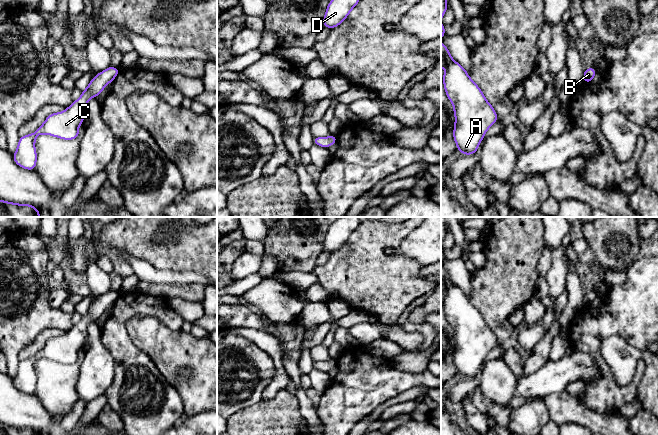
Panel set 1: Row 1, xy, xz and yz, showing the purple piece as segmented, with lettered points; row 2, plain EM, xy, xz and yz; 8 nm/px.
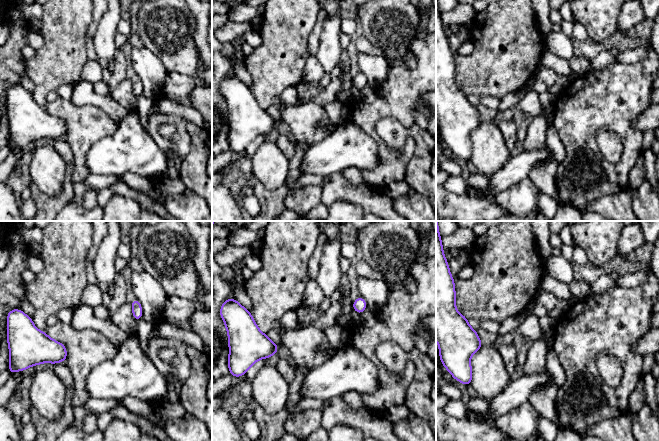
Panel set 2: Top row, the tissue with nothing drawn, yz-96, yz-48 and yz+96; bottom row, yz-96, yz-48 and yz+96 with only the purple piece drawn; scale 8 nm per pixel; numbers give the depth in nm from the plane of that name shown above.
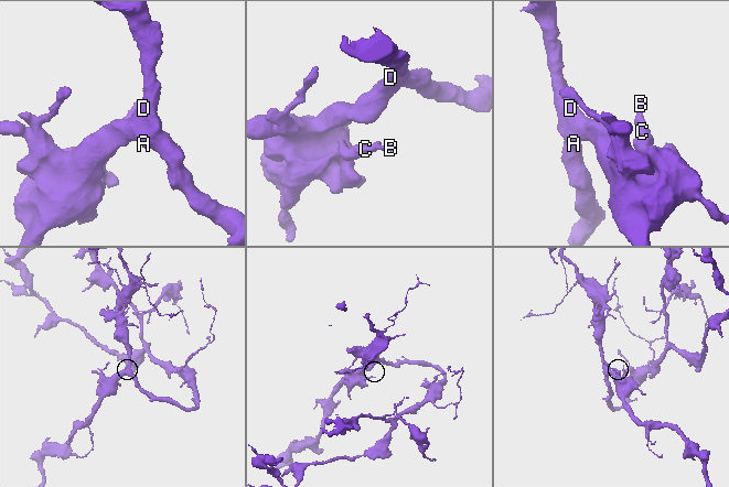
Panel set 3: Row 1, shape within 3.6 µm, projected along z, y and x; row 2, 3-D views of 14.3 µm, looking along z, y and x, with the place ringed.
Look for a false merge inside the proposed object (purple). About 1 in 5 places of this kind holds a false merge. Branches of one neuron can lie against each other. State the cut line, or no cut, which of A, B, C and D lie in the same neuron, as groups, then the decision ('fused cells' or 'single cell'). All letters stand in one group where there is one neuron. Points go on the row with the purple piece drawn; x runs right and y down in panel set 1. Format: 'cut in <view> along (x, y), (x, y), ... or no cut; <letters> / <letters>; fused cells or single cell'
no cut; A B C D; single cell

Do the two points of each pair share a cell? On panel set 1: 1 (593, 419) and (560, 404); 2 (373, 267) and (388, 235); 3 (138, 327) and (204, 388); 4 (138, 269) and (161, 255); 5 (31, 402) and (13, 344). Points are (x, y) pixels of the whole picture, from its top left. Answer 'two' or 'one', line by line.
1: one
2: one
3: one
4: two
5: two

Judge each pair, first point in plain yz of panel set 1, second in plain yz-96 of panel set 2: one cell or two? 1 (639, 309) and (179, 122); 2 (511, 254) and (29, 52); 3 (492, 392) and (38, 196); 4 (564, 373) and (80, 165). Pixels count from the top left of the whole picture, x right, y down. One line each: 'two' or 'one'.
1: one
2: two
3: two
4: two

